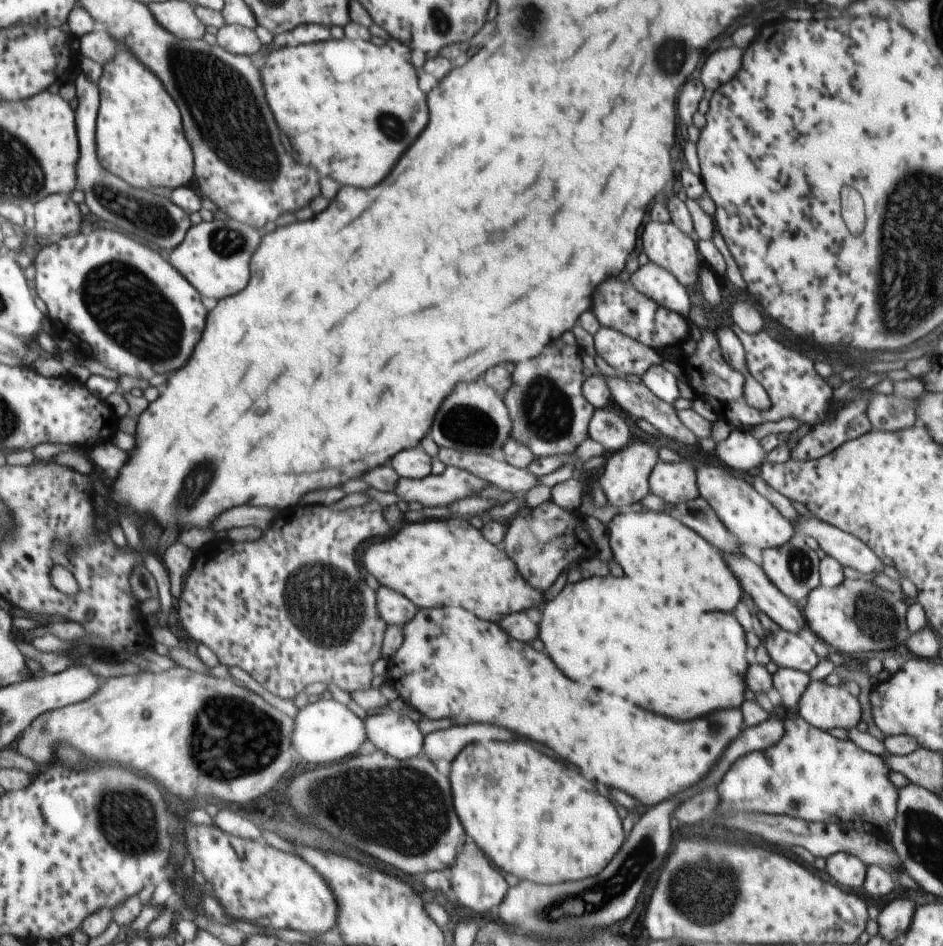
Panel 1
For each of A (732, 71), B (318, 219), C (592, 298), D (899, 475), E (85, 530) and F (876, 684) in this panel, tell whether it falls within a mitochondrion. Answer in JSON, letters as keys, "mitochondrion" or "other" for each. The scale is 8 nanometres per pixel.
{"A":"other","B":"other","C":"other","D":"other","E":"other","F":"other"}

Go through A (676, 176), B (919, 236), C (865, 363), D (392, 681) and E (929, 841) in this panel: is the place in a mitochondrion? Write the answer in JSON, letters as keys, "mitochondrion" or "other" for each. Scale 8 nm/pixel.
{"A":"other","B":"mitochondrion","C":"mitochondrion","D":"other","E":"mitochondrion"}

